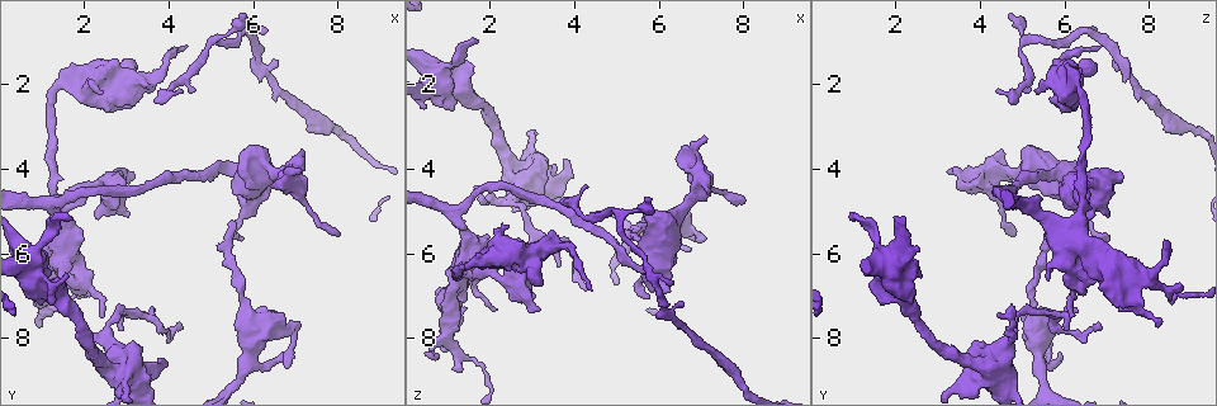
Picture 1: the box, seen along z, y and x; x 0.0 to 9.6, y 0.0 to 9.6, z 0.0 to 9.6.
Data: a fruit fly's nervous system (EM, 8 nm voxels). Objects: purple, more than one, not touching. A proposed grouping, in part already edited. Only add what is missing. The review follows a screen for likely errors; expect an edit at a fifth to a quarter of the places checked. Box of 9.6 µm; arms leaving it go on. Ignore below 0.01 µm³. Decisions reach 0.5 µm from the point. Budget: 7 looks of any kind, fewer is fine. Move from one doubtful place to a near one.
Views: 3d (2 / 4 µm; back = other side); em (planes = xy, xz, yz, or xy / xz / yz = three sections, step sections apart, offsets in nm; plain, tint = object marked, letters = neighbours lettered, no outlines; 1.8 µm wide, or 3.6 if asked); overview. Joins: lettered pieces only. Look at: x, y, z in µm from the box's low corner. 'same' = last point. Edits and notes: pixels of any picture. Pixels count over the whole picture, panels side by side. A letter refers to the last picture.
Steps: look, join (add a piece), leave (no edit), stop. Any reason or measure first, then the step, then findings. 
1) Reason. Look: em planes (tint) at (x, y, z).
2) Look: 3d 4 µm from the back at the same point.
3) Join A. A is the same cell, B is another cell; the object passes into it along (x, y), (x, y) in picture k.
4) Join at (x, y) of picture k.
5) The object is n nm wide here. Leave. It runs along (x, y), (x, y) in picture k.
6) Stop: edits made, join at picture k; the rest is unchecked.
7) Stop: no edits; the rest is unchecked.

Sudden change in width. Look: 3d 4 µm at (2.90, 8.95, 4.25).

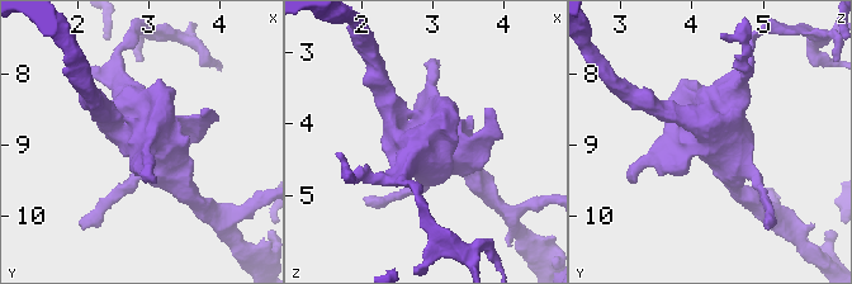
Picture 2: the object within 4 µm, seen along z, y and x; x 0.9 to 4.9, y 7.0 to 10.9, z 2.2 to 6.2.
Look: em 3.6 µm xz step 4 (tint) at (2.90, 8.95, 4.20).

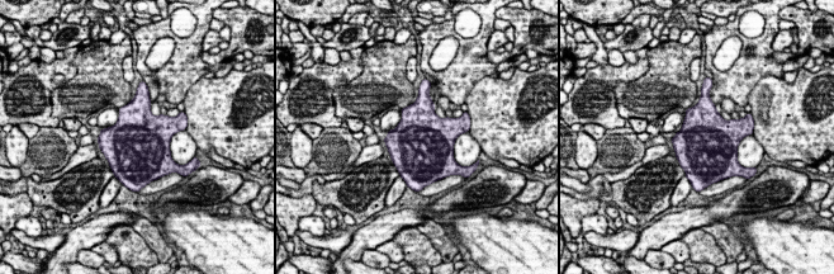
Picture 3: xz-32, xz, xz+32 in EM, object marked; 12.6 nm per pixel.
What lies round it. Look: em 3.6 µm xz step 4 (letters) at the same point.

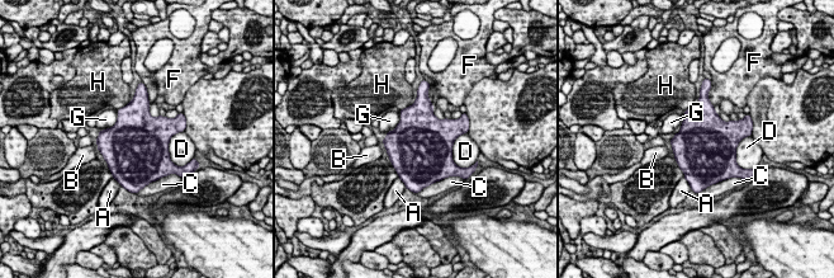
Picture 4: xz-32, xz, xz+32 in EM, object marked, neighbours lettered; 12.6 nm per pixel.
Leave. A, B, C, D, F, G and H are other cells; a border runs along (118, 111), (115, 122), (99, 131) in picture 4; none of them fits.

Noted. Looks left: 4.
An open end. Look: em planes (letters) at (3.15, 4.25, 7.30).

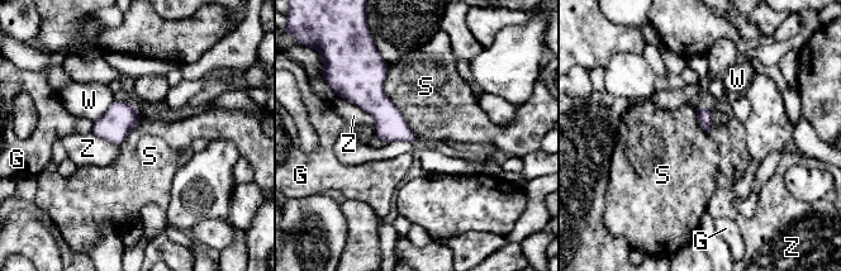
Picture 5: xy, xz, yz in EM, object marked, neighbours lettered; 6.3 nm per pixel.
The longest contact is with S, 500 nm. Leave. G, S, W and Z are other cells; no lettered piece goes on from it.

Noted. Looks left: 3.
An open end. Look: em yz step 16 (letters) at (5.45, 5.25, 5.65).

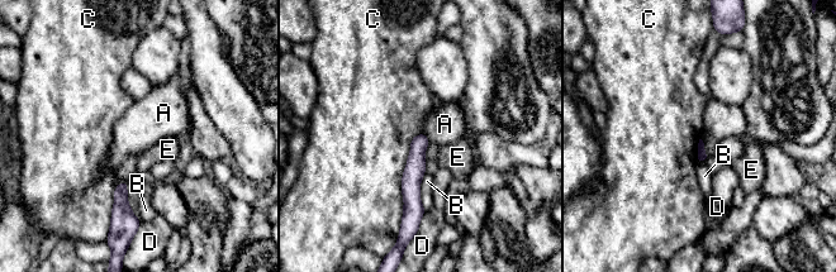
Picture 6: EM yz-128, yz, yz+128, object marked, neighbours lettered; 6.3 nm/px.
Another direction. Look: em planes (letters) at the same point.

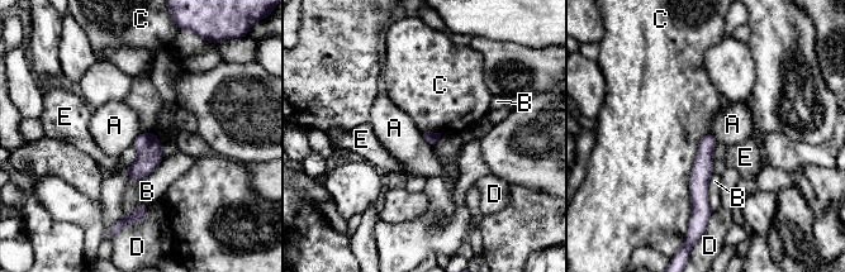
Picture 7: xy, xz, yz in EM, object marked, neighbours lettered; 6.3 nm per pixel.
Leave. A, B, C, D and E are other cells; a border runs along (419, 130), (419, 134), (432, 147) in picture 7; none of them fits.

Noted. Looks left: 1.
Stop: no edits; the rest is unchecked.

